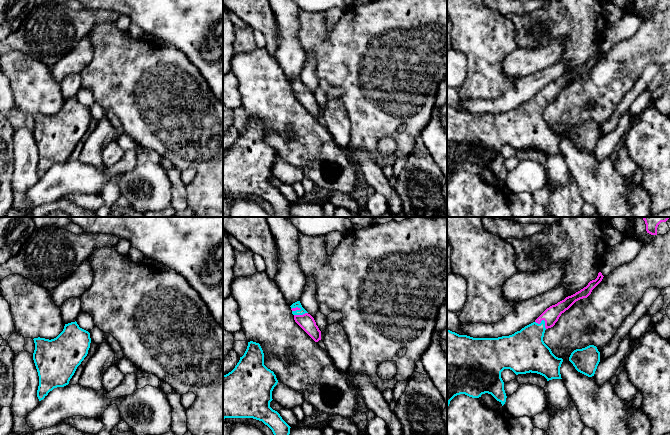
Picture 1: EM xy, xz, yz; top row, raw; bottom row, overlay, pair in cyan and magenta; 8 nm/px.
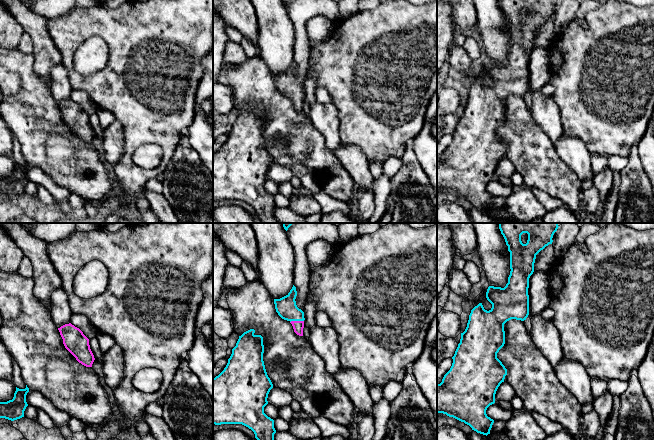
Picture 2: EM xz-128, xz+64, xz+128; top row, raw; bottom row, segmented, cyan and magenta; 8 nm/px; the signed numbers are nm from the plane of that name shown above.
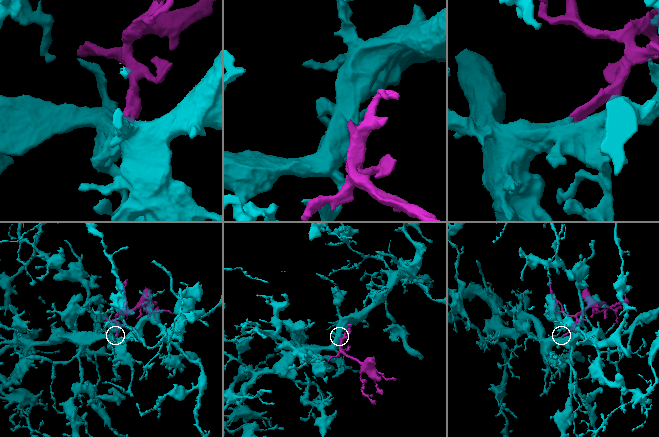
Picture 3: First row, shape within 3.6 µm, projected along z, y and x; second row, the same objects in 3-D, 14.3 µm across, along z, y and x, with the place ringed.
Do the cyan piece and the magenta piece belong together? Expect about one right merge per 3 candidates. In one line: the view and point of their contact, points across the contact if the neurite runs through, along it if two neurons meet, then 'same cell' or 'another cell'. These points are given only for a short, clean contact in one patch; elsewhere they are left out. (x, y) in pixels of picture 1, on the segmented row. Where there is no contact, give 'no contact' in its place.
yz (543, 320) | across yz (526, 346), (543, 320), (551, 315) | same cell

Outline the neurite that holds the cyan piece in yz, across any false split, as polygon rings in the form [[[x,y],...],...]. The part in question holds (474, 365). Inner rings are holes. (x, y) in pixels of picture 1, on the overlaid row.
[[[599,272],[597,278],[590,281],[586,287],[550,306],[533,323],[512,335],[498,338],[473,338],[447,329],[447,408],[457,395],[465,394],[472,398],[479,398],[485,393],[491,394],[503,406],[507,398],[501,378],[501,372],[504,369],[510,369],[516,375],[537,373],[544,376],[547,381],[562,379],[560,367],[563,359],[556,357],[544,343],[545,330],[553,327],[561,314],[576,301],[587,298],[603,277]]]

